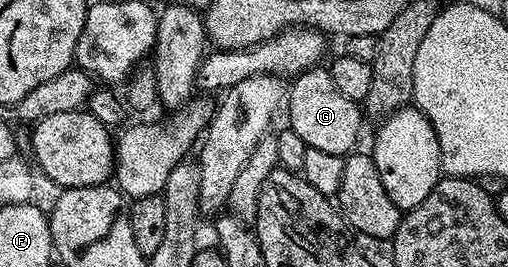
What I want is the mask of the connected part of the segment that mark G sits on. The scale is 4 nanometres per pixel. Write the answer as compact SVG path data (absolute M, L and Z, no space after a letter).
M327 67L306 69L290 82L285 93L285 113L289 128L303 140L309 149L329 151L329 155L346 155L356 148L359 132L363 129L365 113L356 102L345 99L333 84Z

